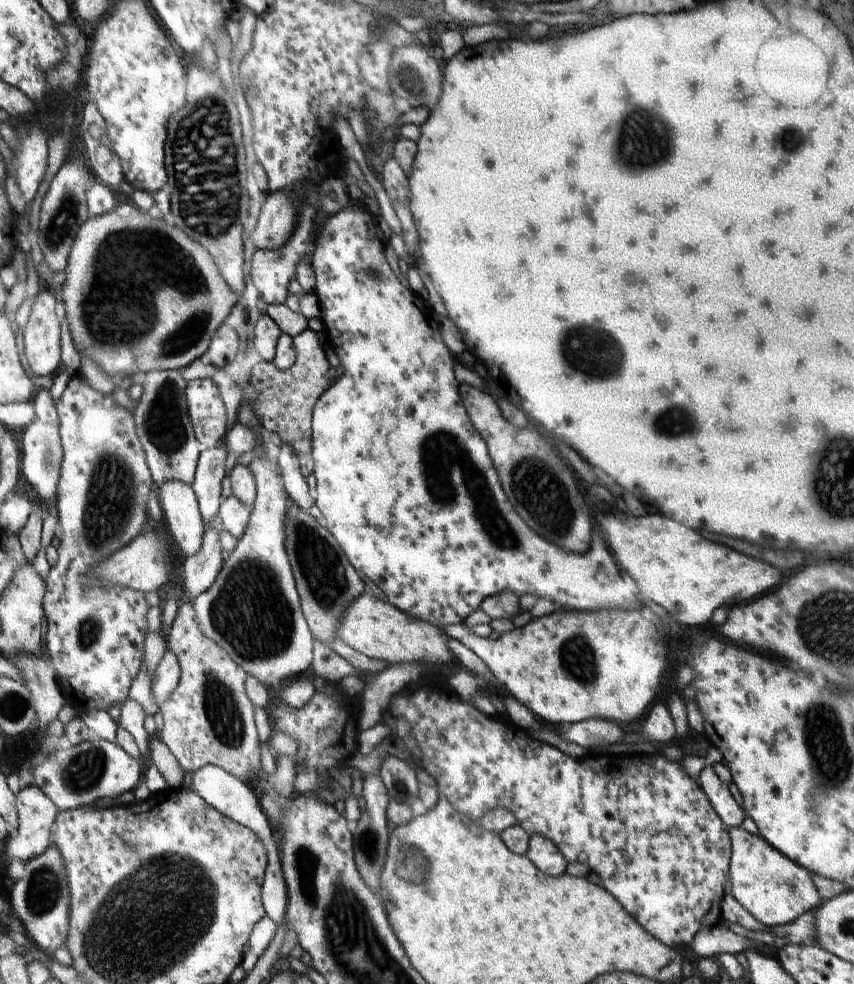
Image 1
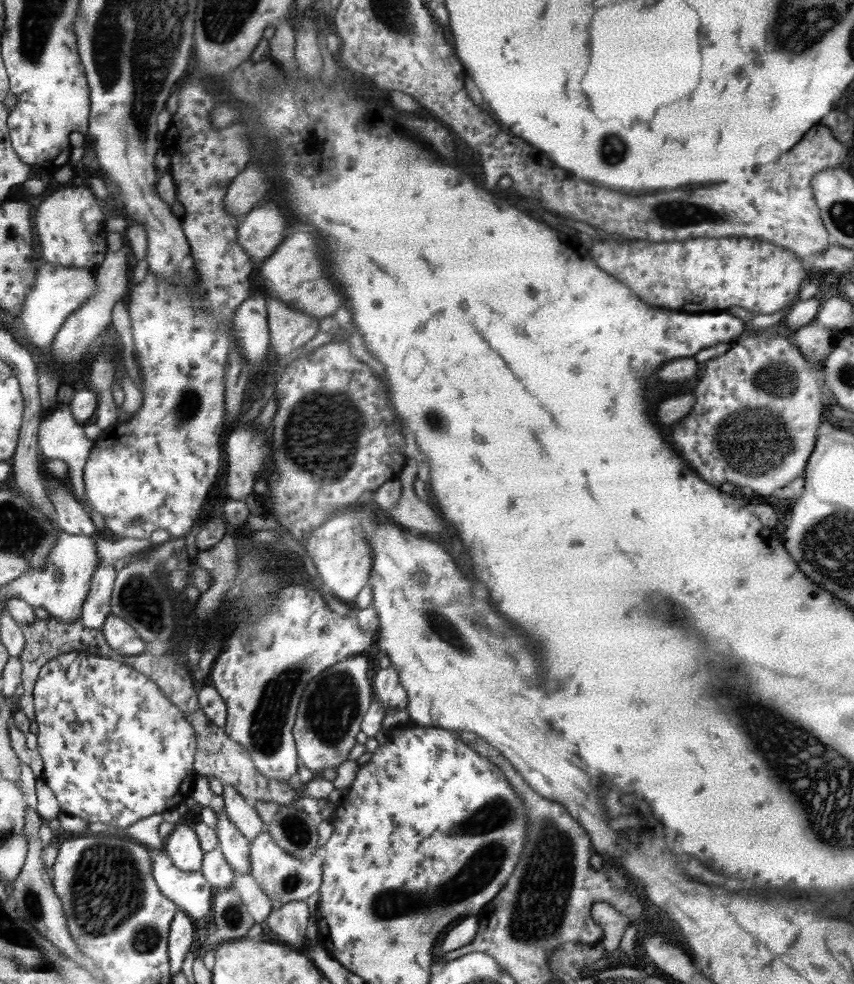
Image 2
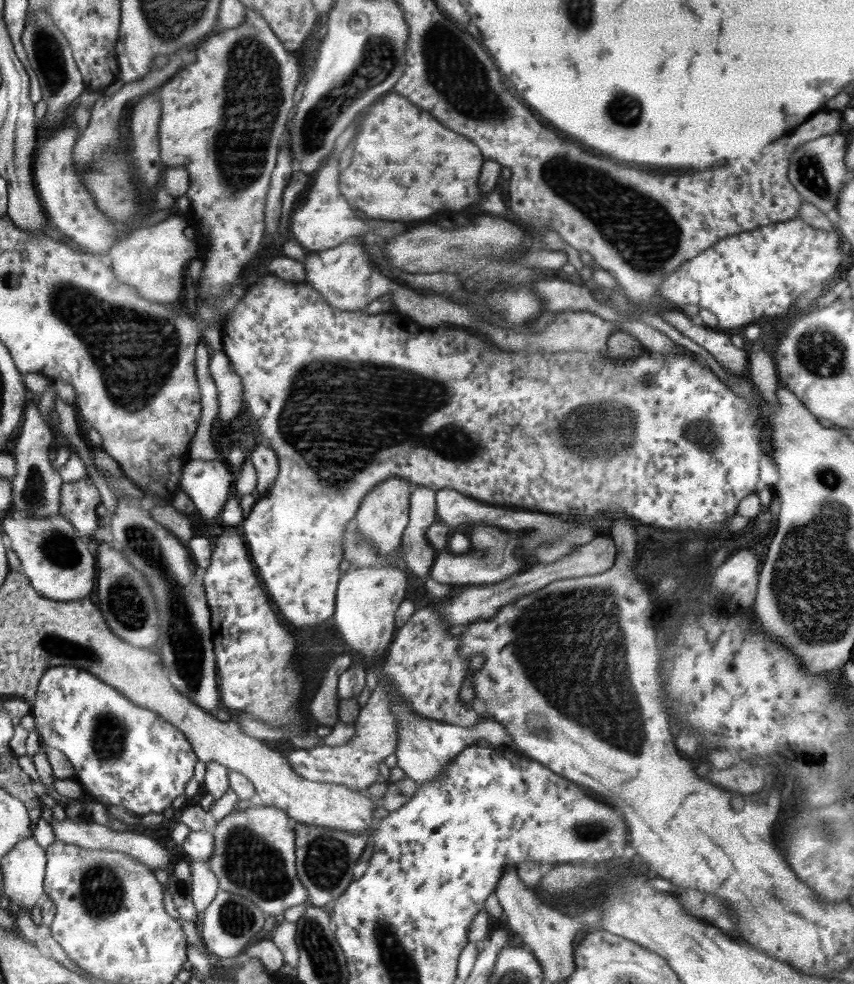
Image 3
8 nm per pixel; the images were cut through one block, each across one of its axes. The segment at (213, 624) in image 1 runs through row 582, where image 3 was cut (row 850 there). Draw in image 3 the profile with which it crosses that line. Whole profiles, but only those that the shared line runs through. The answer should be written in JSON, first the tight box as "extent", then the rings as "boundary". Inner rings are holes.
{"extent":[208,805,309,917],"boundary":[[[260,805],[230,813],[217,822],[212,835],[214,852],[208,864],[218,878],[219,889],[255,902],[262,912],[272,917],[309,902],[295,867],[292,819],[283,810]]]}

